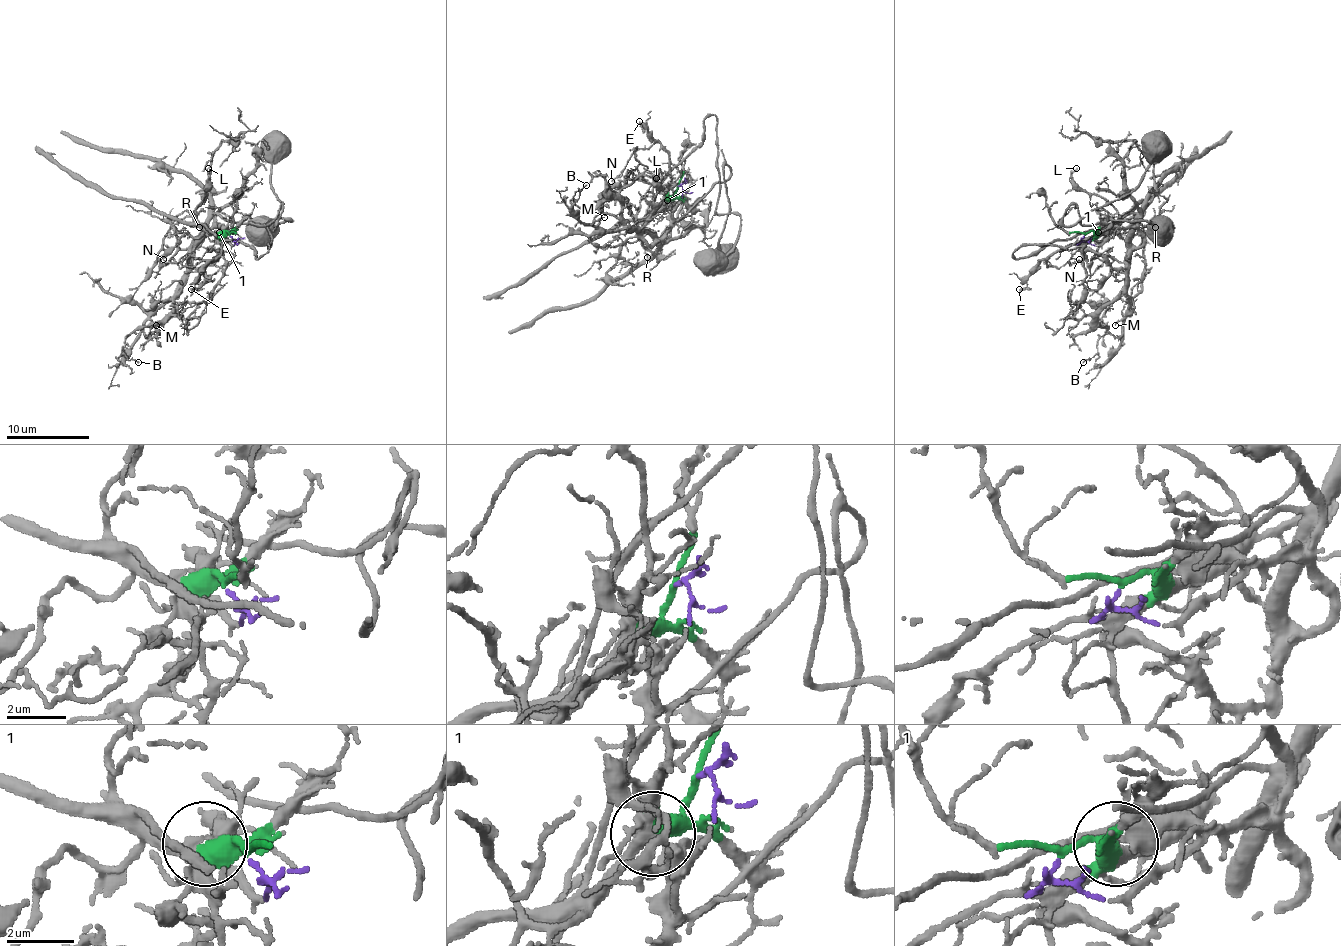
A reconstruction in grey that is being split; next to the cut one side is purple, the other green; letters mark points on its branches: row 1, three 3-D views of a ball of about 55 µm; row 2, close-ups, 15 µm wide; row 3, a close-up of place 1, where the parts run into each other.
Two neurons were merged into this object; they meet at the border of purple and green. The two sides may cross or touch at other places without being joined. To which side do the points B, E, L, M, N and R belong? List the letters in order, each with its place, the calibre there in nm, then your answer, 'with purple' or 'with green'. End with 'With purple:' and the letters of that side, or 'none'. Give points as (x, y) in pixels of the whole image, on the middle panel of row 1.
B: at (586, 185); 70 nm thick; with purple
E: at (639, 121); 110 nm thick; with green
L: at (656, 178); 90 nm thick; with green
M: at (604, 217); 130 nm thick; with purple
N: at (611, 181); 140 nm thick; with green
R: at (647, 257); 130 nm thick; with green
With purple: B, M

